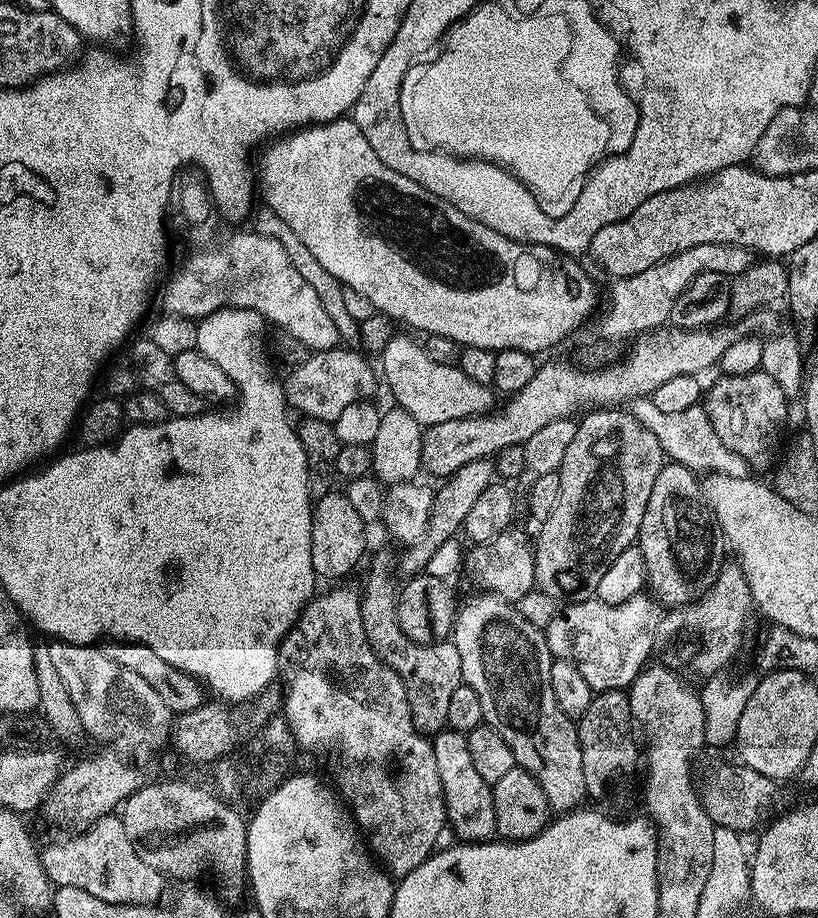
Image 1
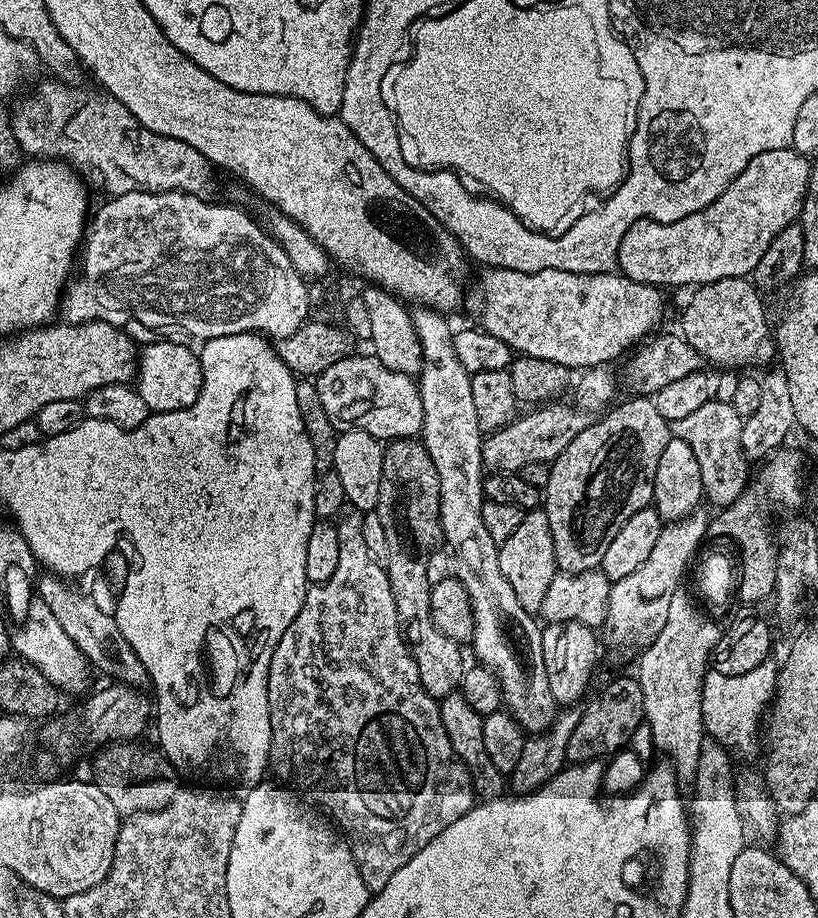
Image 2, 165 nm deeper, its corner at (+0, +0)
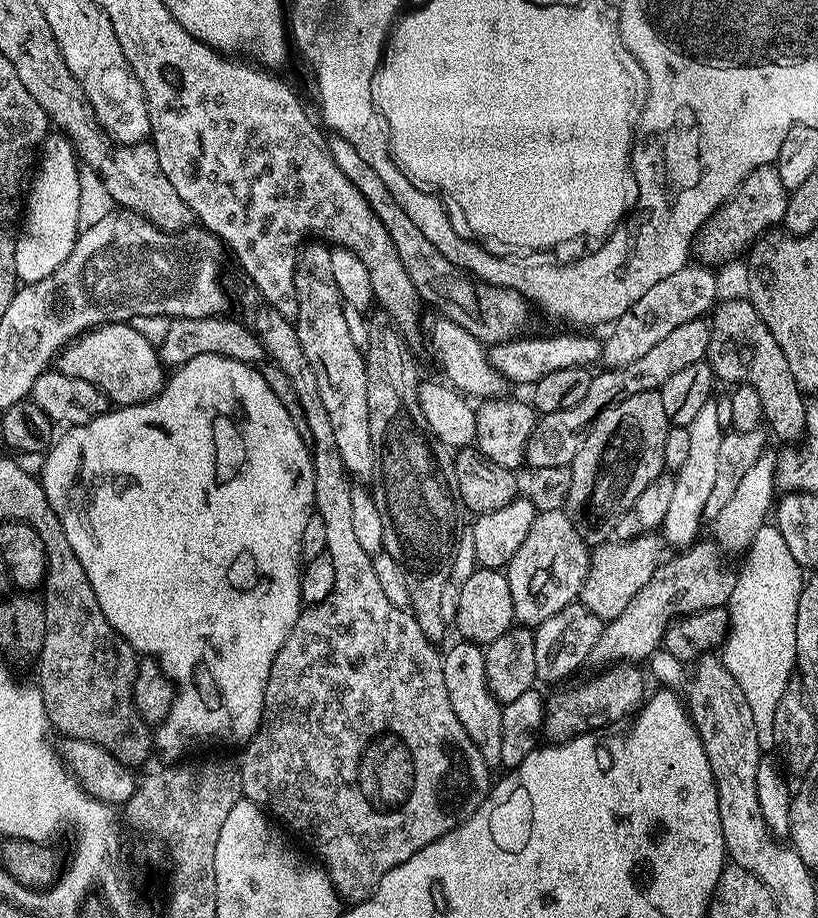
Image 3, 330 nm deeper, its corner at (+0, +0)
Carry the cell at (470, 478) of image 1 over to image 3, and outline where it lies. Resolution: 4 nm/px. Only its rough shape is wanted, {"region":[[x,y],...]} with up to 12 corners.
{"region":[[682,322],[630,366],[597,371],[578,406],[537,419],[529,469],[569,467],[602,410],[657,391],[708,355],[711,323]]}

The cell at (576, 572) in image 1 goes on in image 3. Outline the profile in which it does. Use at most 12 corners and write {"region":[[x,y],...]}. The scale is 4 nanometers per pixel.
{"region":[[659,391],[598,414],[570,465],[585,544],[665,471]]}

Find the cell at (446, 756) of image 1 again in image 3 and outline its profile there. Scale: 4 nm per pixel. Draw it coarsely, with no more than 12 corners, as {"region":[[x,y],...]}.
{"region":[[484,648],[443,653],[450,706],[489,766],[502,758],[501,704]]}

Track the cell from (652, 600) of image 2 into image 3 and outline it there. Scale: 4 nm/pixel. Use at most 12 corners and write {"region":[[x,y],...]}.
{"region":[[715,399],[688,424],[662,536],[683,550],[701,535],[717,481]]}

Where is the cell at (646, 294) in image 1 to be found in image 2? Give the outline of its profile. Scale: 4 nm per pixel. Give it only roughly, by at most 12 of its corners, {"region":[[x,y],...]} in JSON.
{"region":[[484,266],[466,309],[513,353],[611,365],[664,316],[616,270]]}

